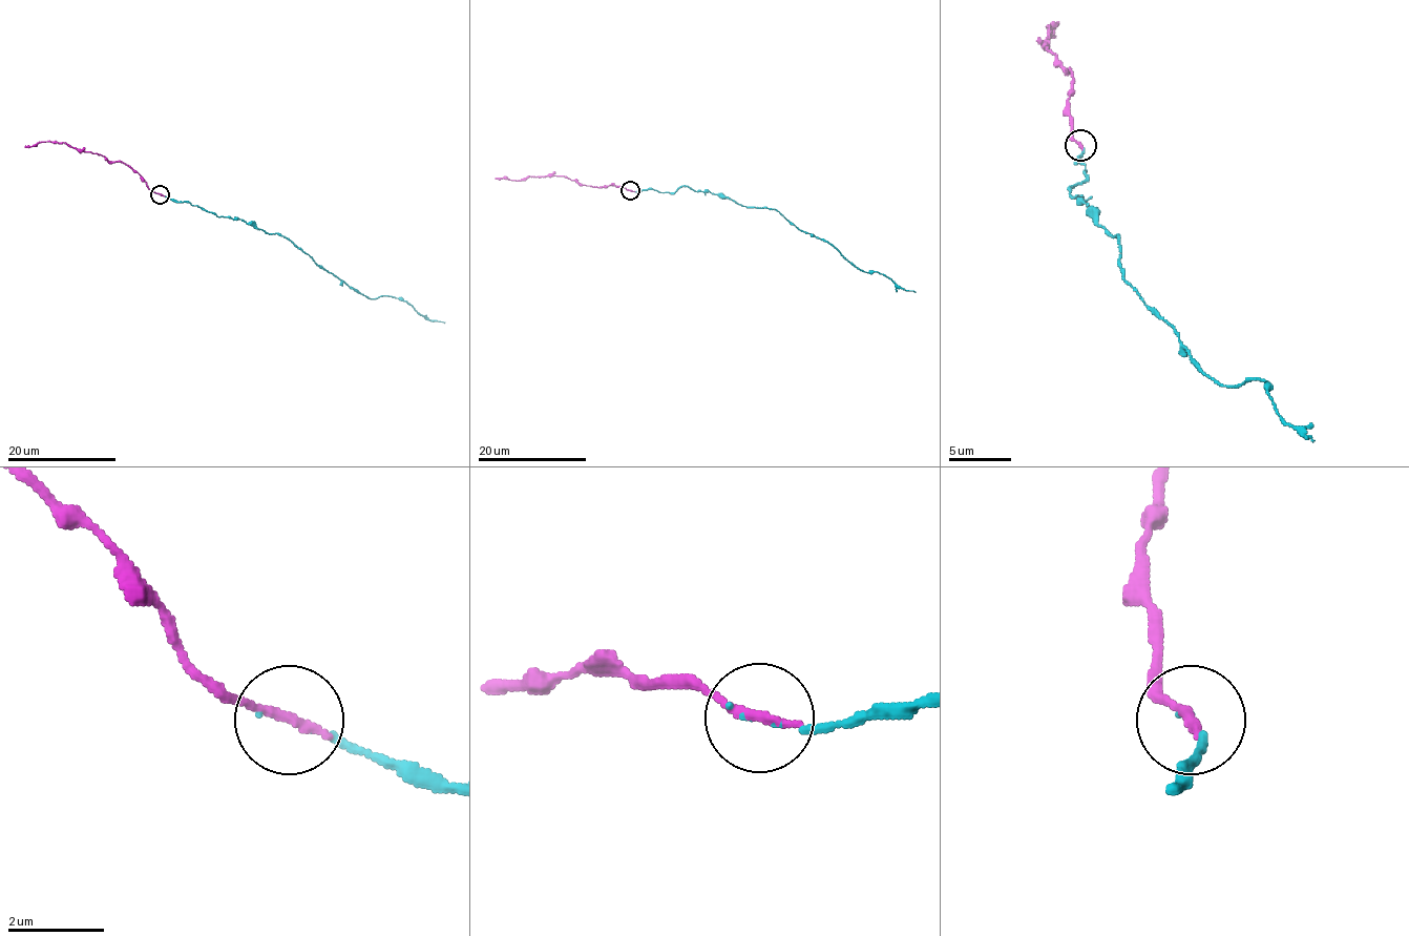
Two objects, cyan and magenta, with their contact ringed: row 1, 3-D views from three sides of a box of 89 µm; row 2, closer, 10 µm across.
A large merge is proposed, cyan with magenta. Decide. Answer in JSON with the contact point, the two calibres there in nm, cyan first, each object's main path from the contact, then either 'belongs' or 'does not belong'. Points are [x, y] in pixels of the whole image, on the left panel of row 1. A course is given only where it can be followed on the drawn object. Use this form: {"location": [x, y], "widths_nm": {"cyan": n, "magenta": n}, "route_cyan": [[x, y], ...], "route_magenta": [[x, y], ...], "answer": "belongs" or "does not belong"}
{"location": [160, 194], "widths_nm": {"cyan": 50, "magenta": 240}, "route_cyan": [[160, 193], [279, 233], [371, 298], [402, 297], [430, 320], [445, 321]], "route_magenta": [[160, 194], [124, 163], [109, 162], [104, 157], [78, 151], [64, 143], [39, 142], [25, 147]], "answer": "belongs"}

